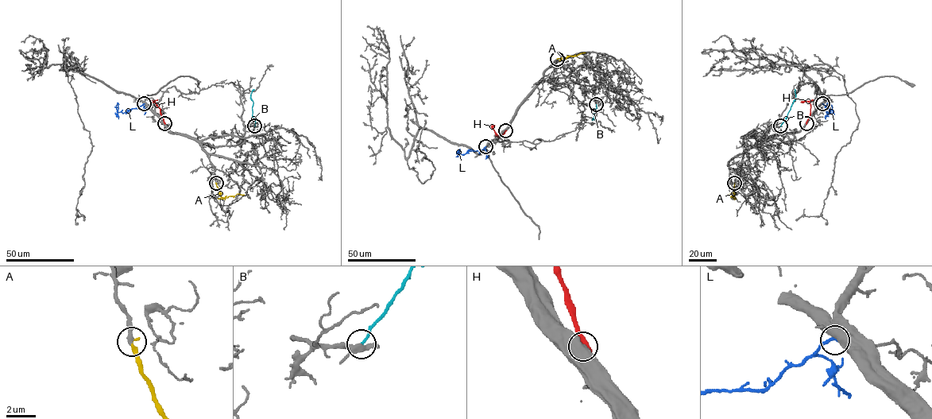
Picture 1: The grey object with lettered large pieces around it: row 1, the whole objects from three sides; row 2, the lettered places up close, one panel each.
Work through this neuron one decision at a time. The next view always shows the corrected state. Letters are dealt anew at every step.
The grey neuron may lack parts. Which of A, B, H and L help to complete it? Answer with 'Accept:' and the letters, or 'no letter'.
Accept: A, L

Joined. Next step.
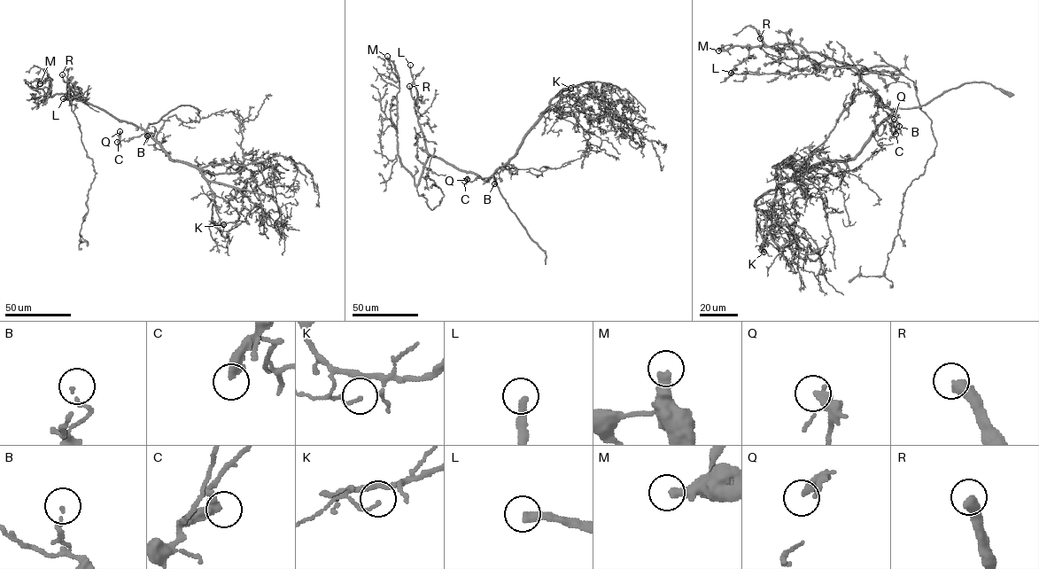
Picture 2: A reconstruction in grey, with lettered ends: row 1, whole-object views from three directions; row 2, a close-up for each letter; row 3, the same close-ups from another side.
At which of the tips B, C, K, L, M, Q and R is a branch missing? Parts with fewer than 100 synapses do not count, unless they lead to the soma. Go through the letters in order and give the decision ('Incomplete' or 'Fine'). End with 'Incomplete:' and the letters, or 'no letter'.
B: Fine
C: Fine
K: Fine
L: Incomplete
M: Incomplete
Q: Fine
R: Incomplete
Incomplete: L, M, R

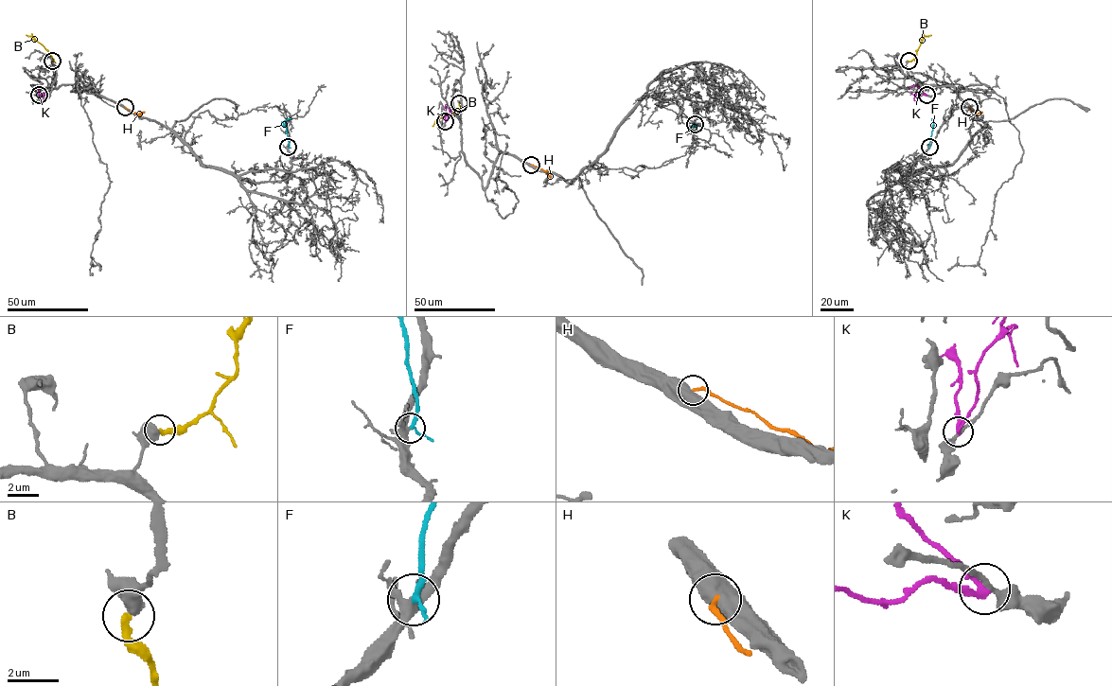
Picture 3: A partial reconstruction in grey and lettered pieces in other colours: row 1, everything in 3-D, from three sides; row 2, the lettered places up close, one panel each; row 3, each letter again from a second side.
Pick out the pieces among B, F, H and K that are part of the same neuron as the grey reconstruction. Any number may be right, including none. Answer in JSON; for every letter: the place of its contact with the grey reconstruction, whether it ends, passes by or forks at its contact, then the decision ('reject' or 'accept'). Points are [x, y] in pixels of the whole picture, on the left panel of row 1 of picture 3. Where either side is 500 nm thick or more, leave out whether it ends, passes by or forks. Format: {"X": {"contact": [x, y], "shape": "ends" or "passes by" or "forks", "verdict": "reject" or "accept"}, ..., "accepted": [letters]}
{"B": {"contact": [52, 61], "verdict": "reject"}, "F": {"contact": [288, 147], "shape": "passes by", "verdict": "accept"}, "H": {"contact": [125, 107], "verdict": "reject"}, "K": {"contact": [39, 95], "shape": "passes by", "verdict": "reject"}, "accepted": ["F"]}

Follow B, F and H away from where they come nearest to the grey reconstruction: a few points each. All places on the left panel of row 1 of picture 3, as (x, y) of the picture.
B: (52, 61), (44, 46), (32, 36), (26, 34)
F: (288, 147), (282, 122), (291, 118)
H: (125, 107), (137, 114), (145, 112)

